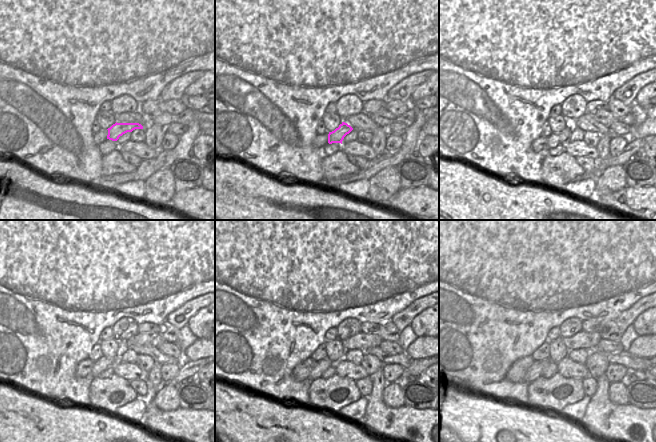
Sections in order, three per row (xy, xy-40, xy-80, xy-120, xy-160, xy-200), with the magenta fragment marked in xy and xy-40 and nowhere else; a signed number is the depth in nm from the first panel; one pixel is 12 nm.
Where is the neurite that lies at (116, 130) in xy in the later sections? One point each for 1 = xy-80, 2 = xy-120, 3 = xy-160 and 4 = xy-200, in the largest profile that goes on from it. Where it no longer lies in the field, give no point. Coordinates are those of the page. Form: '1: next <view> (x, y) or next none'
1: next xy-80 (556, 138)
2: next xy-120 (103, 363)
3: next xy-160 (325, 363)
4: next xy-200 (536, 369)

